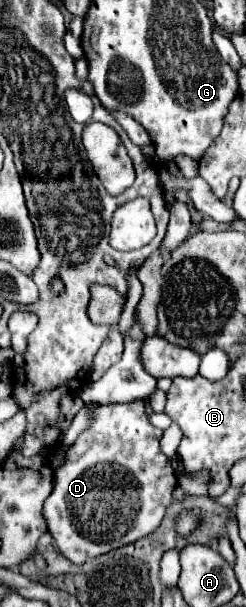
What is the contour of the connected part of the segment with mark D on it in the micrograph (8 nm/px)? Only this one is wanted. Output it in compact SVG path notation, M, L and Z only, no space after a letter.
M145 401L97 405L91 413L91 425L69 447L65 463L55 471L53 493L43 507L49 533L75 565L153 533L177 489L171 461L159 445L163 431L149 423Z

